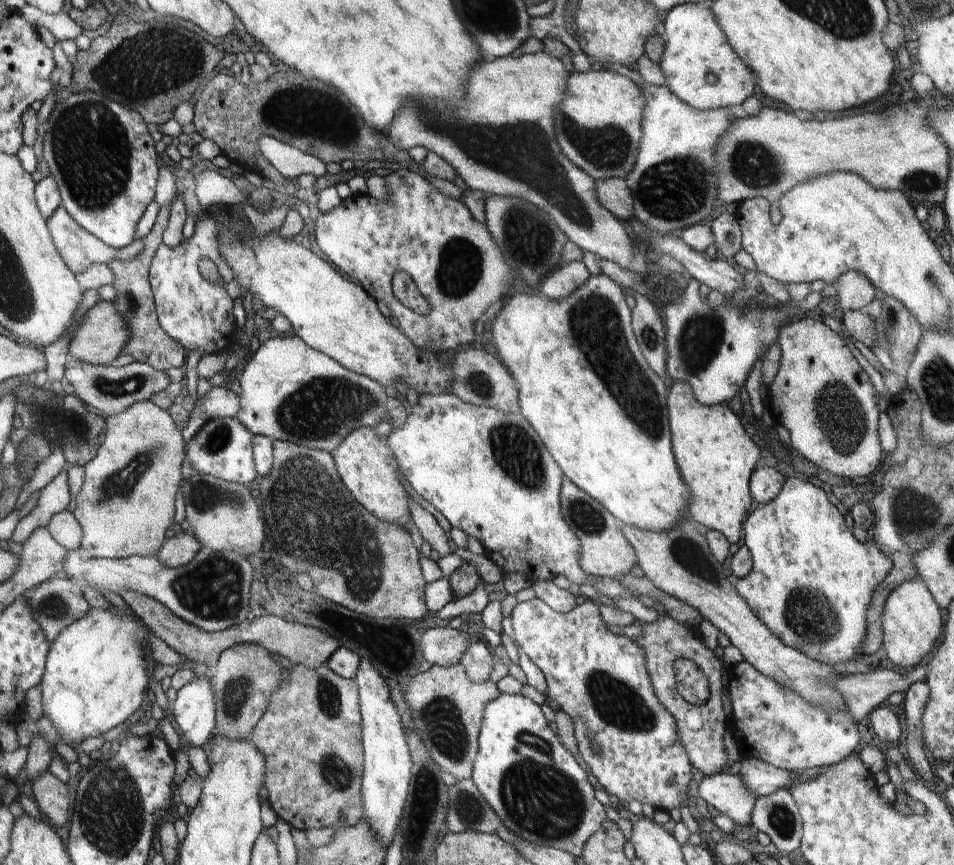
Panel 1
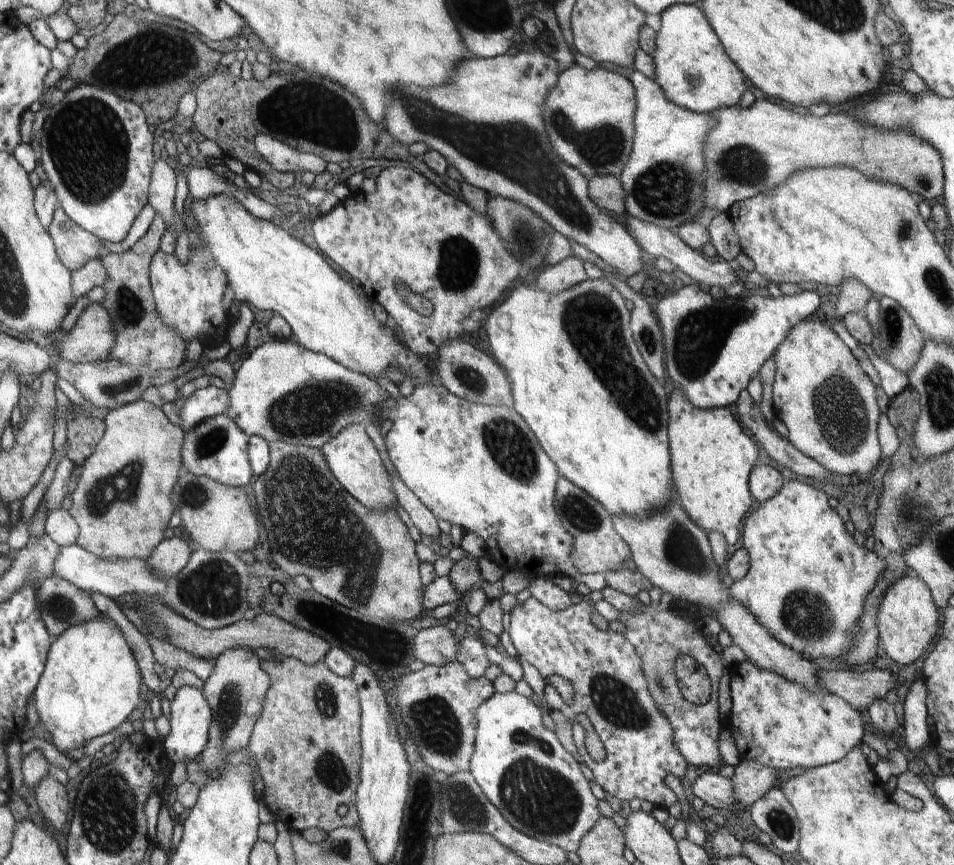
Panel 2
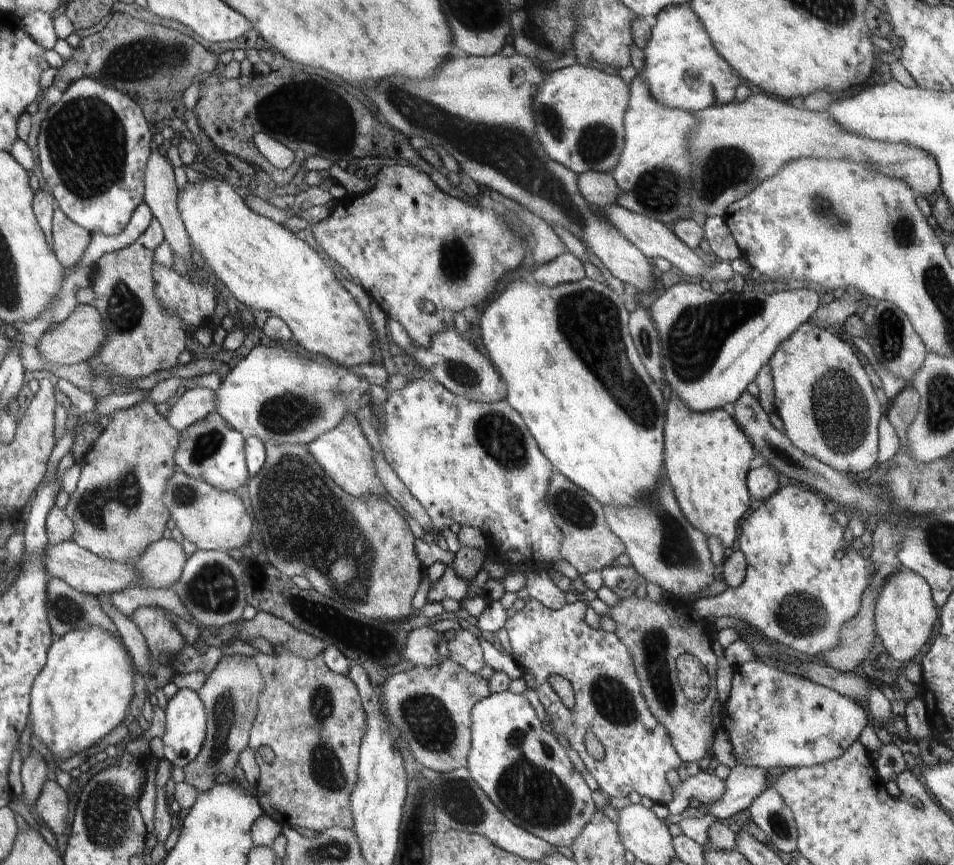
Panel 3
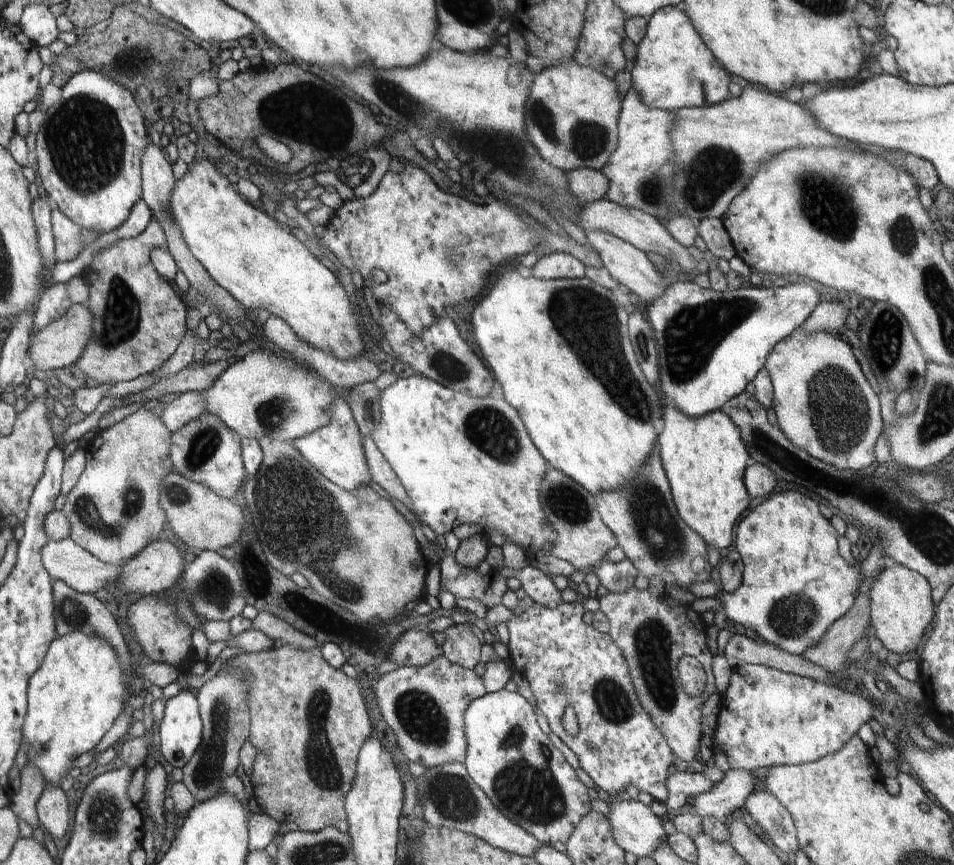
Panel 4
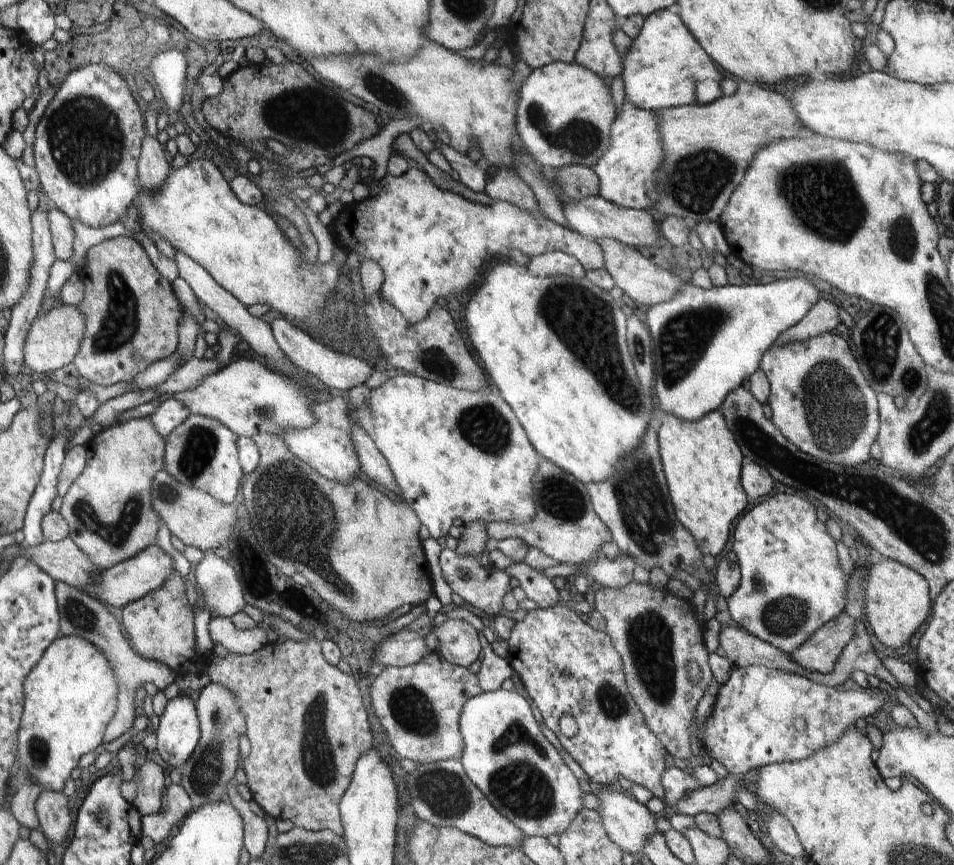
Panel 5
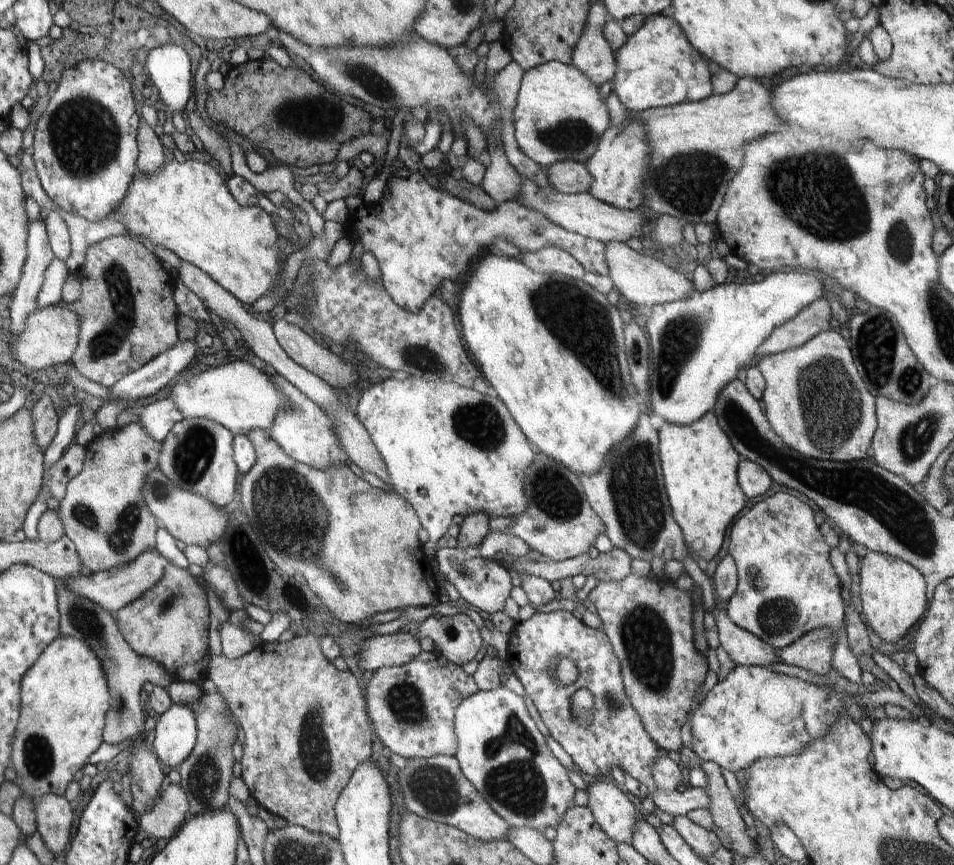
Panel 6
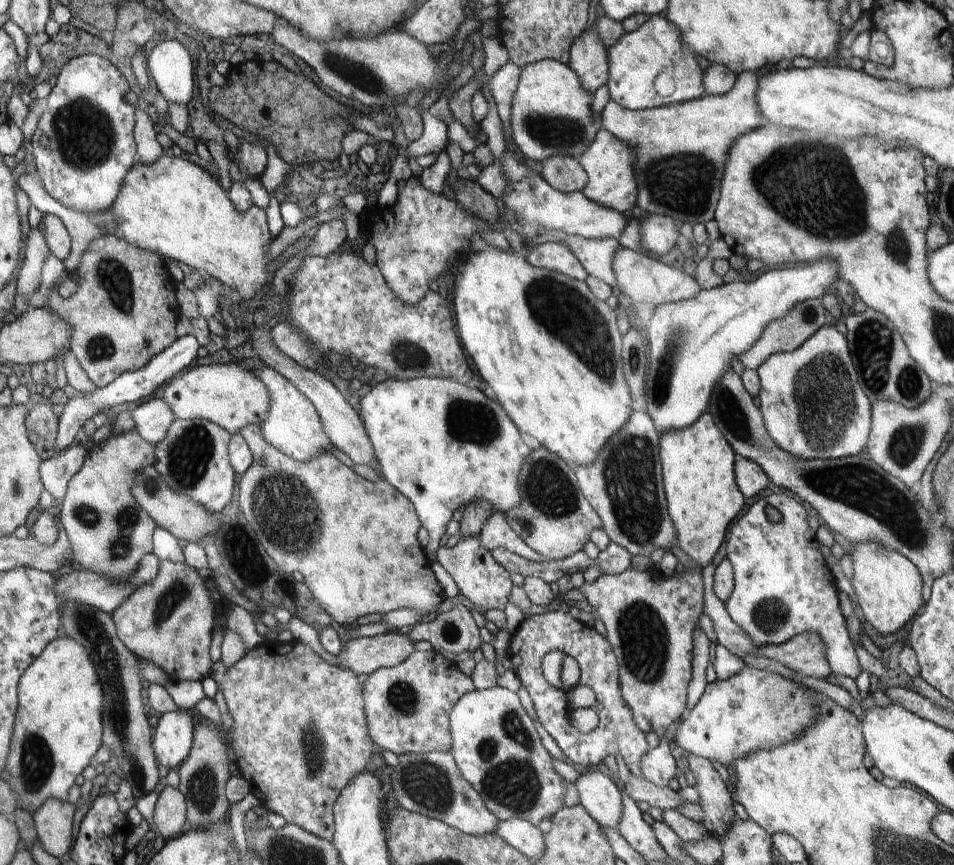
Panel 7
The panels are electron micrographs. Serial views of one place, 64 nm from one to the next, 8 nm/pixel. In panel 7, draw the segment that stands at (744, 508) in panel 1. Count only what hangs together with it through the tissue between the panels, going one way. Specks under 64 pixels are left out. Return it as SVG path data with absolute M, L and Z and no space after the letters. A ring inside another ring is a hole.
M708 411L682 430L664 430L659 435L663 486L678 546L703 568L712 563L728 524L744 508L744 495L735 478L736 453Z

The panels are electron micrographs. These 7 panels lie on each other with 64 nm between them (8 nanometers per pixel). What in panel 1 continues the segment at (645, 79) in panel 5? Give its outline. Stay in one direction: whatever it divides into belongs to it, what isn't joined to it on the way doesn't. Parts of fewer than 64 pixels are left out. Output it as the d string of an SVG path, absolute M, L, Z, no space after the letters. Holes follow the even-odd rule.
M681 4L664 18L664 54L660 60L666 87L684 104L708 111L742 104L754 96L756 80L750 68L730 48L709 4Z

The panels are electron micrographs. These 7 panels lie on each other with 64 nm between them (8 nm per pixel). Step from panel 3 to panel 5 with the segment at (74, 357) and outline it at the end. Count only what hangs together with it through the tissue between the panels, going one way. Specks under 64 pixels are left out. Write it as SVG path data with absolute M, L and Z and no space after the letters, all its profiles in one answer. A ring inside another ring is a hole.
M73 305L56 306L44 316L38 315L24 342L24 363L35 371L36 376L43 376L58 368L67 368L80 350L84 332L86 316Z

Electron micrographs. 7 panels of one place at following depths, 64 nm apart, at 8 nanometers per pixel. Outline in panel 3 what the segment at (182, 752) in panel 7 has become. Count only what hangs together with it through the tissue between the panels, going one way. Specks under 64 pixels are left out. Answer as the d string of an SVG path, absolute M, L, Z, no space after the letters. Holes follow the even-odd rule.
M188 687L178 689L174 698L168 699L168 707L165 712L166 732L162 736L164 760L170 762L173 767L185 767L191 760L198 757L202 744L206 740L206 708L200 698L200 694Z

